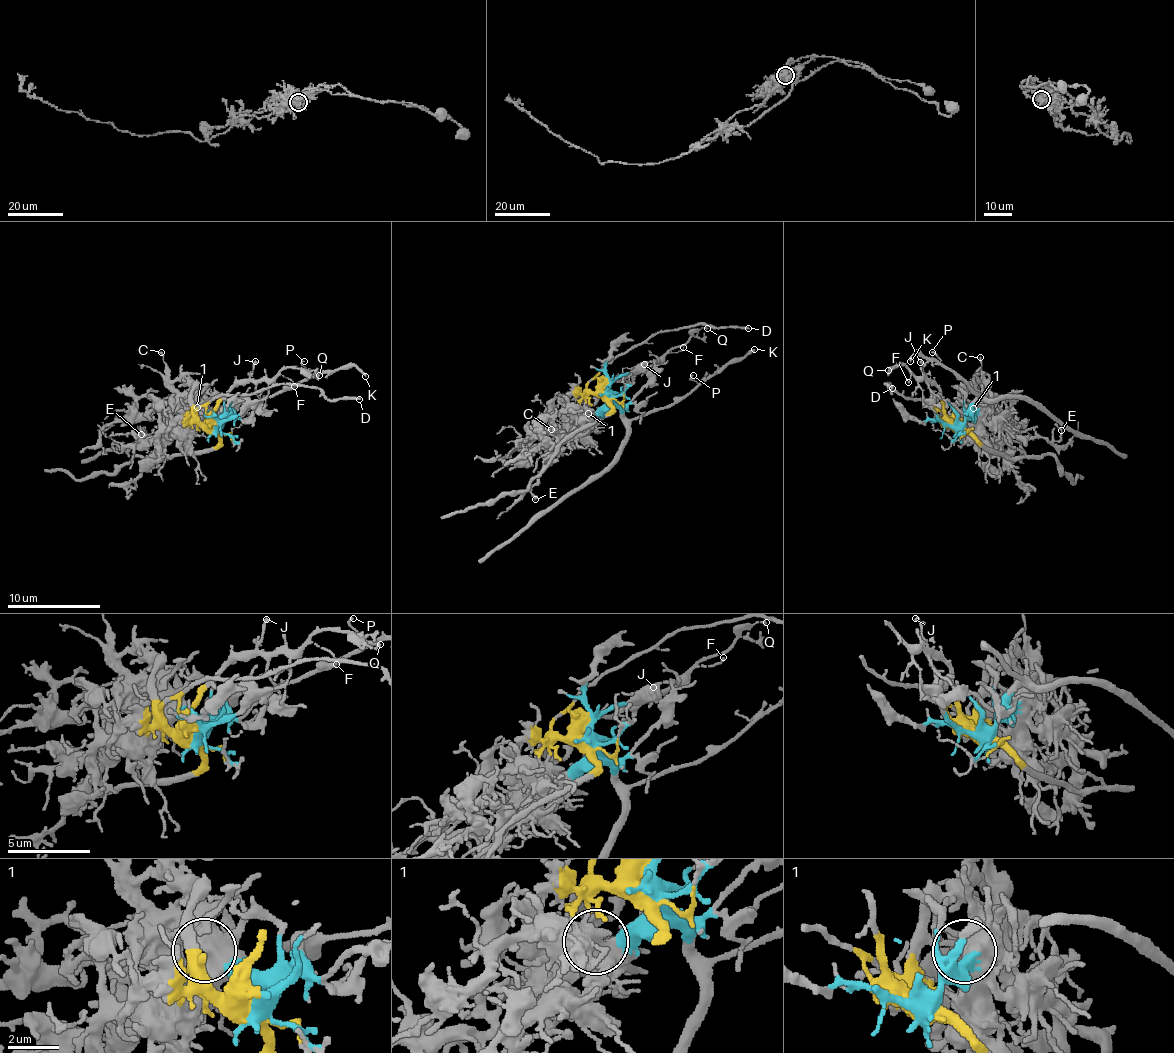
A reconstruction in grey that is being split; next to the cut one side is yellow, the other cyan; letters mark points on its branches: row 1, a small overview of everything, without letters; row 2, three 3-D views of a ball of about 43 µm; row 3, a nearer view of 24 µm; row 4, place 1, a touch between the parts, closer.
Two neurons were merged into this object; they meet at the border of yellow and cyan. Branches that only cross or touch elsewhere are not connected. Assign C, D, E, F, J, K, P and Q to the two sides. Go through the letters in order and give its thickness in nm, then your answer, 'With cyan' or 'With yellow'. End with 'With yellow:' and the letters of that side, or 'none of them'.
C: Thickness 140 nm. With cyan
D: Thickness 190 nm. With yellow
E: Thickness 120 nm. With cyan
F: Thickness 90 nm. With yellow
J: Thickness 170 nm. With yellow
K: Thickness 200 nm. With cyan
P: Thickness 110 nm. With cyan
Q: Thickness 80 nm. With yellow
With yellow: D, F, J, Q

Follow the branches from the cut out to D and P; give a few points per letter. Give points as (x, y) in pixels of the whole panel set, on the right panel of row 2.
D: (955, 427), (927, 404), (898, 395), (886, 382), (891, 394), (892, 387)
P: (955, 427), (980, 395), (942, 365), (932, 351)

